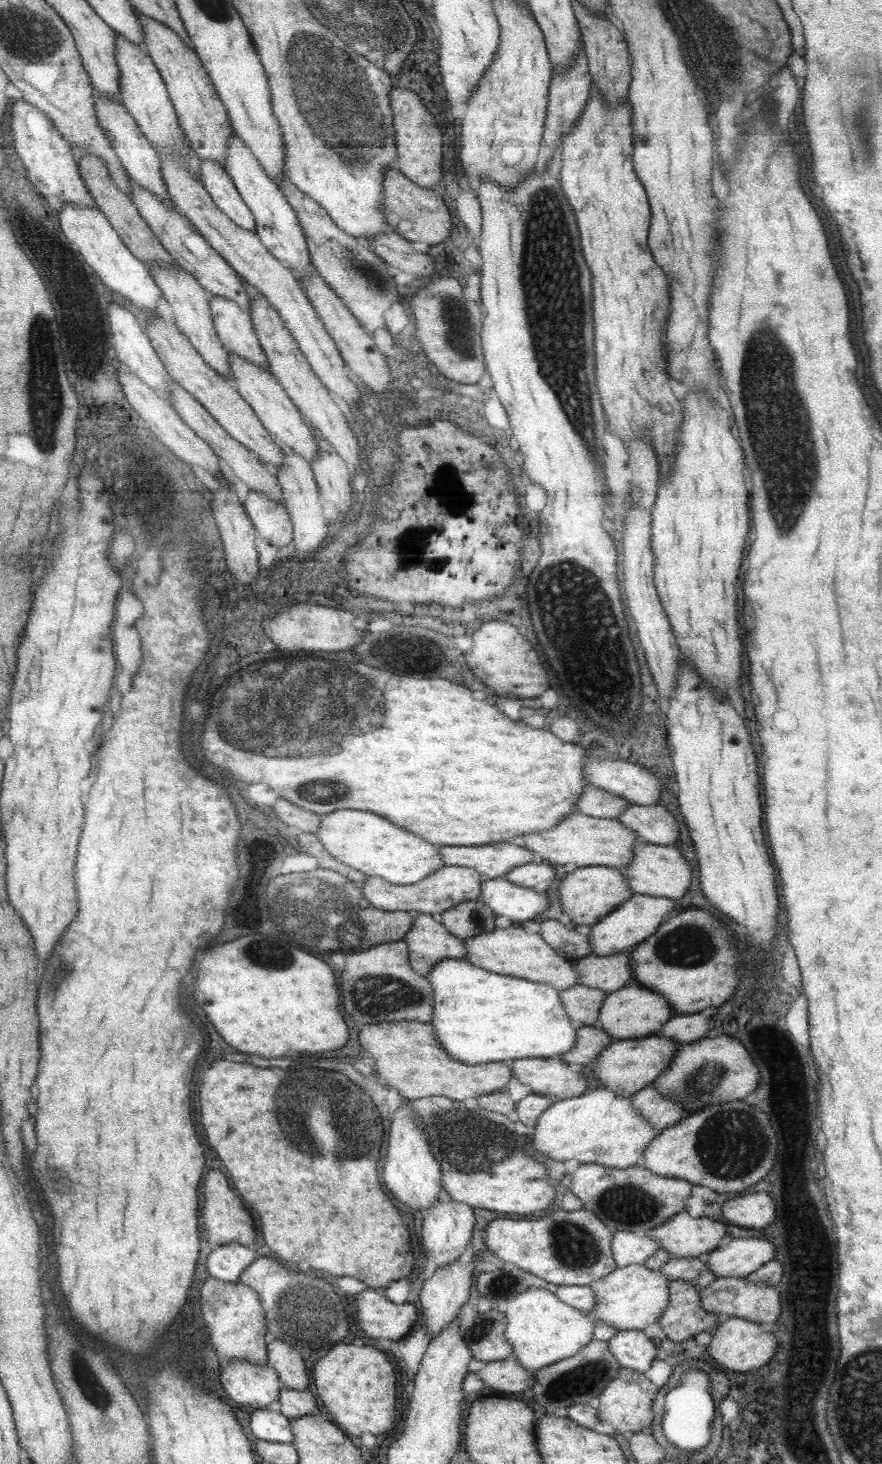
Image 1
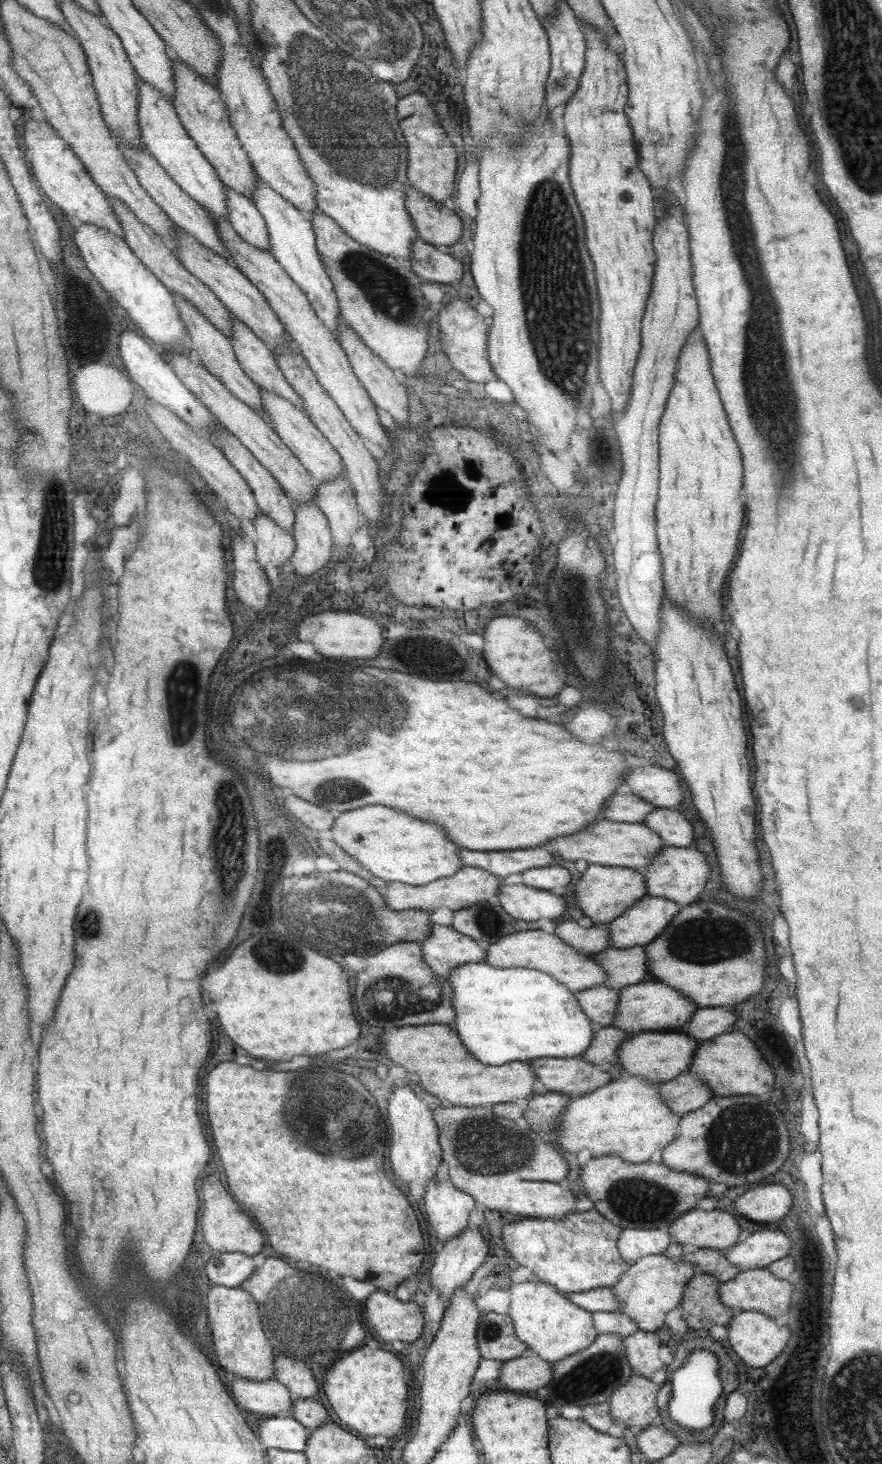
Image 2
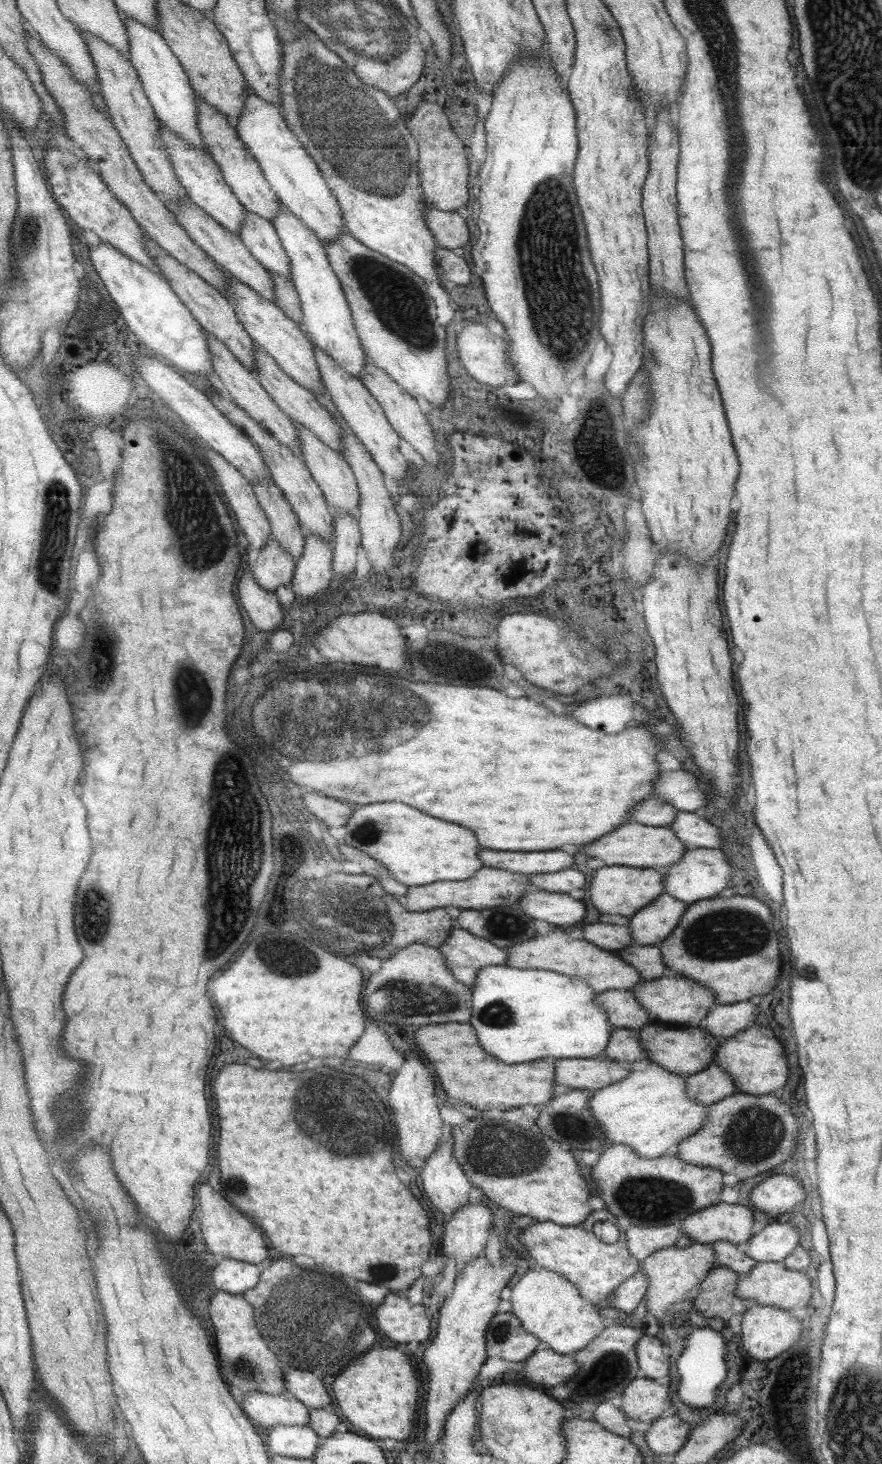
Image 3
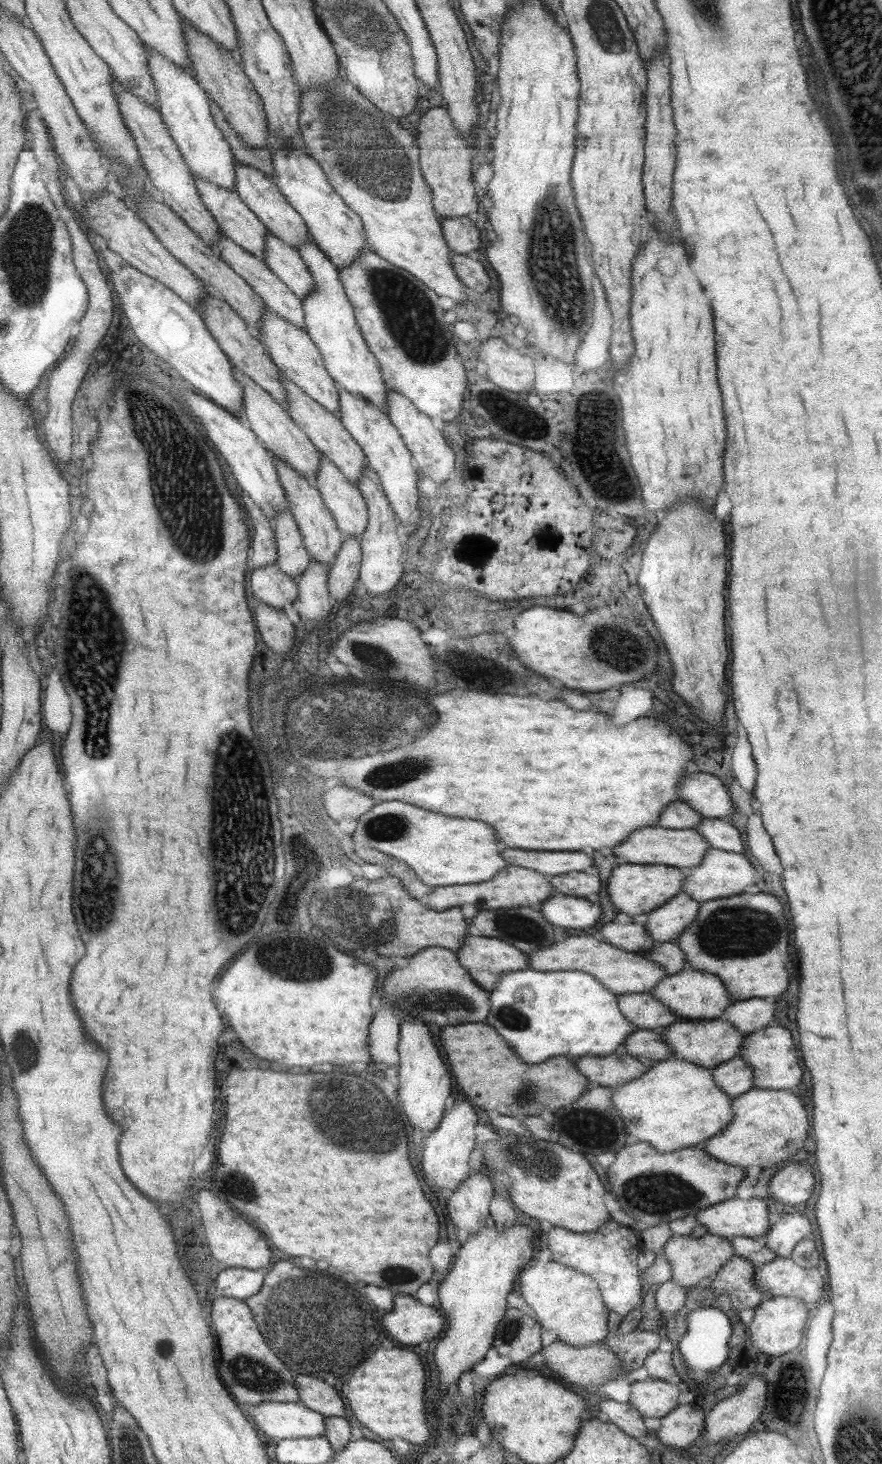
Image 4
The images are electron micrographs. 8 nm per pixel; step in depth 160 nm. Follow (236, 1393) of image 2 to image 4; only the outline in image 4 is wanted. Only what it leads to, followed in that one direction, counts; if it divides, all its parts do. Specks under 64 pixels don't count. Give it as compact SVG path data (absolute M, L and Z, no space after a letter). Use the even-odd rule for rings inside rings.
M265 1401L248 1406L250 1418L261 1432L275 1441L279 1439L324 1436L323 1415L303 1403Z

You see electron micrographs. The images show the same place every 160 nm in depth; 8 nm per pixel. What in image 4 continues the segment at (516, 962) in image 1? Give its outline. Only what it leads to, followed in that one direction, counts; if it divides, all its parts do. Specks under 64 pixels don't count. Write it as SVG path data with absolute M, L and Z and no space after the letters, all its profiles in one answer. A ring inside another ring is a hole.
M569 936L543 948L541 952L525 954L528 957L528 967L540 972L580 971L595 977L599 984L615 995L625 993L649 992L667 973L656 962L647 960L639 952L627 952L615 948L599 938L591 936Z

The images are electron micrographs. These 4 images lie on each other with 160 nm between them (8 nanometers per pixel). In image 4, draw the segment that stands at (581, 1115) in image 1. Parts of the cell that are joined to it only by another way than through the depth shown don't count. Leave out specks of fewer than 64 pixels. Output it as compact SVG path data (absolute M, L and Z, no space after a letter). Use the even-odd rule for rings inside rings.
M674 1057L656 1061L641 1076L613 1087L610 1096L630 1141L647 1142L655 1152L700 1146L729 1122L732 1100L715 1086L711 1068Z

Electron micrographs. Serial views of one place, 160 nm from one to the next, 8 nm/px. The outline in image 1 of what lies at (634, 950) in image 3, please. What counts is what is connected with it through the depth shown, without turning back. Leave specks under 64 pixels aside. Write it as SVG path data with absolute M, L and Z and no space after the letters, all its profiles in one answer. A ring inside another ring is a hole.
M619 952L609 956L591 954L572 960L576 983L589 988L598 988L605 993L613 992L630 983L630 952Z

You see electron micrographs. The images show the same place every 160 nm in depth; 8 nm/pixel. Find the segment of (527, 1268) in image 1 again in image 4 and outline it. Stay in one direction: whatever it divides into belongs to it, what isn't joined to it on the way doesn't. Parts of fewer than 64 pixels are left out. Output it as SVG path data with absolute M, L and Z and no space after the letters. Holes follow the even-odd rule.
M611 1220L598 1226L595 1232L571 1232L566 1228L553 1226L545 1231L545 1242L551 1252L551 1260L592 1278L608 1311L622 1317L633 1308L641 1310L644 1292L636 1263L641 1242L632 1227L619 1225Z

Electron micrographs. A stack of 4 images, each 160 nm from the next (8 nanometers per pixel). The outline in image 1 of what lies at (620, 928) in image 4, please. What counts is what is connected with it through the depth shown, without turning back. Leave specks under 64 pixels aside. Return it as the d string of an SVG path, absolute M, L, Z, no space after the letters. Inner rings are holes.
M557 919L541 920L538 935L559 956L578 959L592 954L586 929L567 929Z

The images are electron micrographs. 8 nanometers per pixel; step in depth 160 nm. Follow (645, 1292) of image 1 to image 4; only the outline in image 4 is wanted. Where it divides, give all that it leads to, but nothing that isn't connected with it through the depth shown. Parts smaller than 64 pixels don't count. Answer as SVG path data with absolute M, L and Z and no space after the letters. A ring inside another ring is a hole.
M672 1235L662 1246L662 1255L670 1268L670 1280L687 1289L703 1279L710 1279L733 1254L730 1238L704 1235L697 1239Z

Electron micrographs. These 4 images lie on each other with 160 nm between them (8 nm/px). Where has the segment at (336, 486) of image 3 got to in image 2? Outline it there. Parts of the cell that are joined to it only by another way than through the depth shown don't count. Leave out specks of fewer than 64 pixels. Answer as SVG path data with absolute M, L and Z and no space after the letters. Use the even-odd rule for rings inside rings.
M259 386L258 393L260 394L262 414L266 418L265 422L275 431L281 442L293 453L293 456L298 458L303 468L306 468L321 483L326 483L337 477L345 478L340 456L301 409L295 408L291 402L282 396Z

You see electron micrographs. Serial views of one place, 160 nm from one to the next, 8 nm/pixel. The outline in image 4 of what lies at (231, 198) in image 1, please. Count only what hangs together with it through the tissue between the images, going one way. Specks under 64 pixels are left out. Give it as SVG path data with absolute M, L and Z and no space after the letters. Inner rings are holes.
M267 231L262 261L269 271L297 297L306 297L314 287L309 268L304 265L299 253Z

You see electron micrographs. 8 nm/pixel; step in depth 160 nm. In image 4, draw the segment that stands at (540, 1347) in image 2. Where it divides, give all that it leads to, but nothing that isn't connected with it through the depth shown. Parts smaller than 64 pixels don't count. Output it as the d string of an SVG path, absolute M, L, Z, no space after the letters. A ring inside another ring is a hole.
M552 1260L542 1266L532 1261L530 1267L520 1272L515 1289L533 1310L540 1327L553 1330L556 1340L567 1342L569 1346L589 1346L606 1337L609 1311L595 1281L583 1273Z

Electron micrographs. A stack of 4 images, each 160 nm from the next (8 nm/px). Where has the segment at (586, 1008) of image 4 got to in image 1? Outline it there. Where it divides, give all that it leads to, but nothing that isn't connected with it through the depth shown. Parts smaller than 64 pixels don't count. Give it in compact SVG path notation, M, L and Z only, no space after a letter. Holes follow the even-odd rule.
M443 959L424 977L433 993L429 1024L434 1039L453 1060L476 1065L515 1059L551 1058L575 1044L575 1025L568 1019L551 985L487 972L461 959Z

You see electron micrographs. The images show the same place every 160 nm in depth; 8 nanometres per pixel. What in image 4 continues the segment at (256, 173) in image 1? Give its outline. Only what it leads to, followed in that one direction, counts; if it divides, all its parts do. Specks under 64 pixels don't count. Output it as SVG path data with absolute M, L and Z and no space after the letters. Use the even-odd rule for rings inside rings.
M311 238L301 243L296 251L304 265L309 268L309 275L314 282L313 290L300 299L304 312L304 331L319 350L327 374L340 388L352 395L360 396L386 414L384 380L381 378L376 358L367 349L366 342L361 336L351 303L337 279L336 266Z

